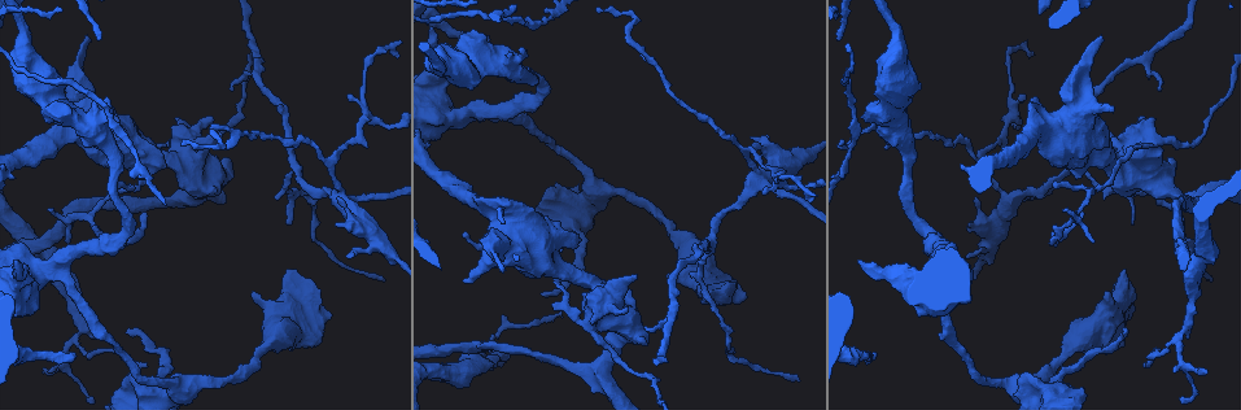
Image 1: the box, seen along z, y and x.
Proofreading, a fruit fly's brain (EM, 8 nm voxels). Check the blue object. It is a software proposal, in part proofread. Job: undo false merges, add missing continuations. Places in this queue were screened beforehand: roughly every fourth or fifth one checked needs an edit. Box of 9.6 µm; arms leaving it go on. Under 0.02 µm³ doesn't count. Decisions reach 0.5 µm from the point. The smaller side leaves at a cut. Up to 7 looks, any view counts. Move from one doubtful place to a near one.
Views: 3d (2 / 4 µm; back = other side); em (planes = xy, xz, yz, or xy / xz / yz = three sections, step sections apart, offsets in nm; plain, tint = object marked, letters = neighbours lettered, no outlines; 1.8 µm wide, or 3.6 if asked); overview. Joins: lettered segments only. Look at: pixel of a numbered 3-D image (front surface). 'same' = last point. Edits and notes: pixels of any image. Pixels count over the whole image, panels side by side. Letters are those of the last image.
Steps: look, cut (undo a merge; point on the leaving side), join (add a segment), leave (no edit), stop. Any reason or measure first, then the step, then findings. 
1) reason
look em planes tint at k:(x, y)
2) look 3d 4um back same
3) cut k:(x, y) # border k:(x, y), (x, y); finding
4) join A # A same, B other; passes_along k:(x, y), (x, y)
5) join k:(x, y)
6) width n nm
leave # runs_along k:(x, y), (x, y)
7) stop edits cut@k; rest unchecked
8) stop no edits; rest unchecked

sharp bend
look 3d 2um at 1:(451, 368)

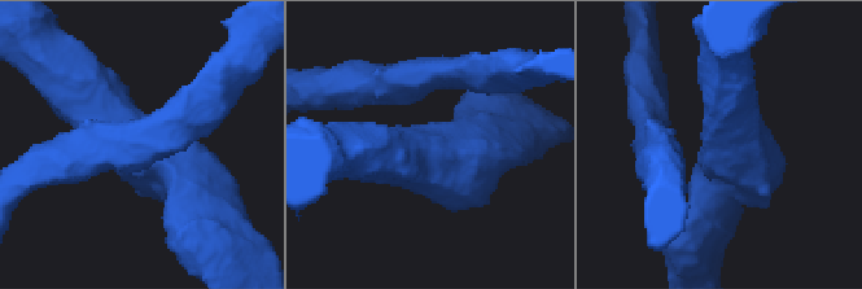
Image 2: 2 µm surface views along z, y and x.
arms 4
look em planes plain at 2:(417, 140)

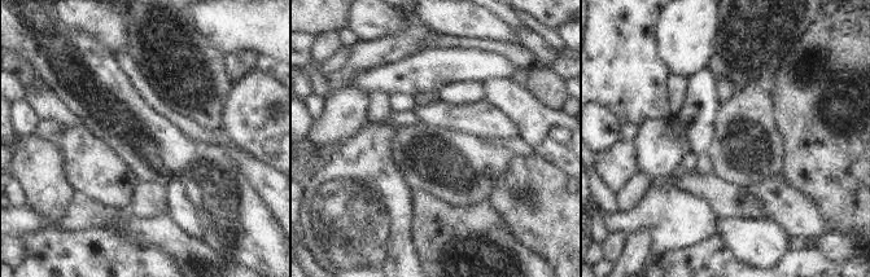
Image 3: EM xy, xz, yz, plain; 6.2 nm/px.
what lies round it
look em planes letters same

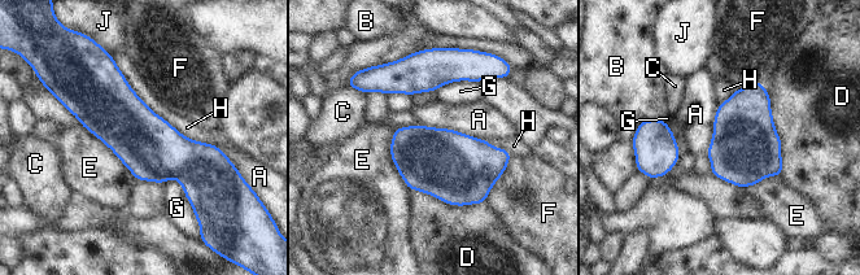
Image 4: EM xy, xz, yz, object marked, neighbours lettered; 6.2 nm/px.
width 380 nm
leave # A other, B other, C other, D other, E other, F other, G other, H other, J other; border 4:(418, 122), (454, 129), (487, 140); one neuron here

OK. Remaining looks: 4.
arms part here
look 3d 4um back at 1:(1015, 385)

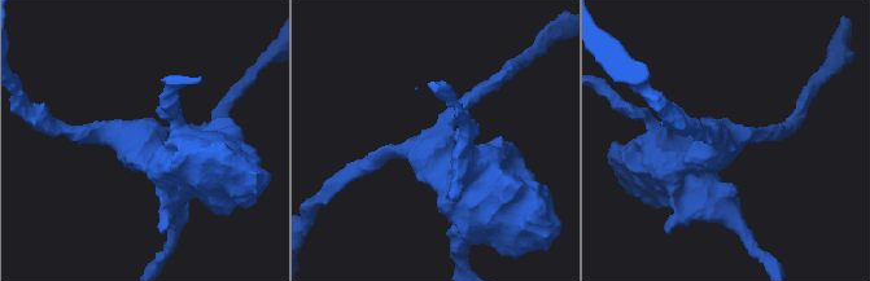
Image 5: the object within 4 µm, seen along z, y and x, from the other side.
arms 3; arm_widths 200, 240, 550 nm
look em 3.6um planes letters at 5:(442, 133)

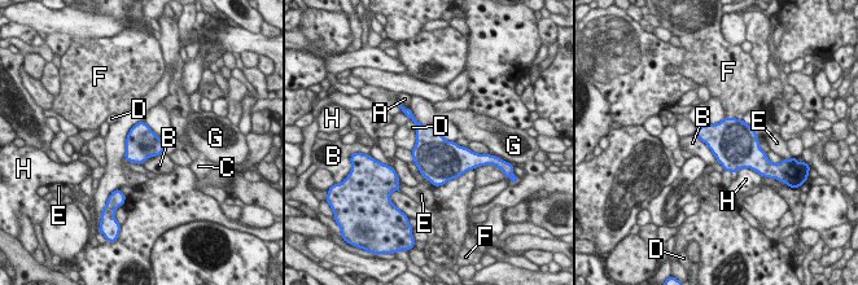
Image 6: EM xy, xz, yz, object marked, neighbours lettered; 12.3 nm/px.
leave # A other, B other, C other, D other, E other, F other, G other, H other; border 6:(695, 135), (707, 145), (717, 161); all the same neuron

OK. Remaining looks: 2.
long arm stops here
look em xz step 16 plain at 1:(84, 37)

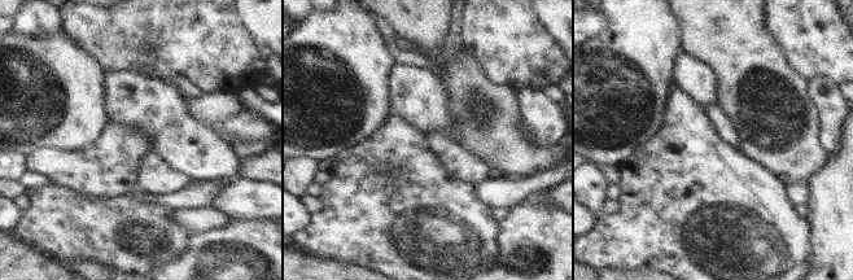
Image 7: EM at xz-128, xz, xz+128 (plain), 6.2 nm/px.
look em xz step 16 letters same

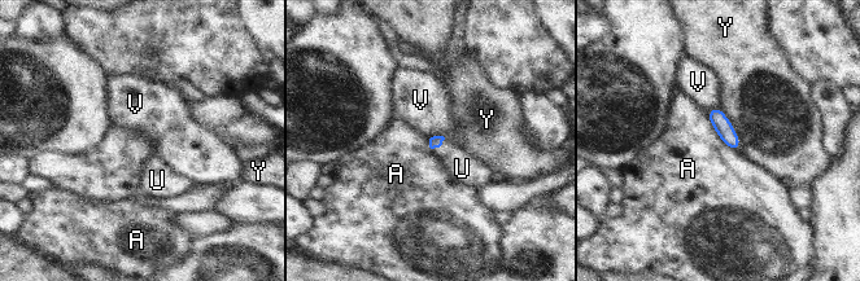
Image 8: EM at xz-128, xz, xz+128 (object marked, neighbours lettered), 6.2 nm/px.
join U # A other, U same, V other, Y other; passes_along 8:(436, 141), (439, 146), (462, 168); the neuron continues

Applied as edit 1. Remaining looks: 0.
stop edits join@8; rest unchecked

